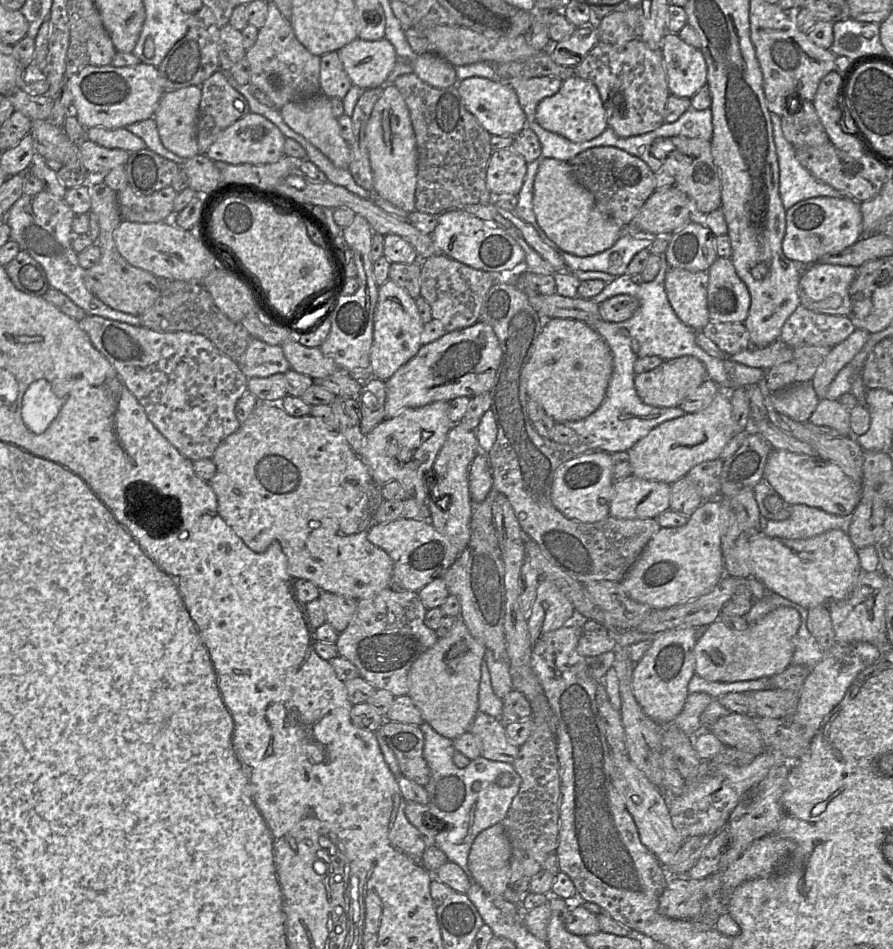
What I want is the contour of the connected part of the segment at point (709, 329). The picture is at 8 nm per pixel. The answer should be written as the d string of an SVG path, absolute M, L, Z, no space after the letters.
M710 321L701 331L727 356L751 347L750 336L744 323Z

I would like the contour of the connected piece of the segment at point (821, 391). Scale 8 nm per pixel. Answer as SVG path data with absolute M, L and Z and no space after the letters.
M856 328L847 339L831 349L810 381L819 399L825 398L834 378L861 351L869 334L864 329Z

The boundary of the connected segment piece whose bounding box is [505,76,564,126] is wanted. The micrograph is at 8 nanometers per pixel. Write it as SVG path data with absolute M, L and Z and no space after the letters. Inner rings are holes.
M542 76L528 79L513 78L505 82L516 92L528 126L535 121L536 109L540 101L556 94L563 81L558 77Z

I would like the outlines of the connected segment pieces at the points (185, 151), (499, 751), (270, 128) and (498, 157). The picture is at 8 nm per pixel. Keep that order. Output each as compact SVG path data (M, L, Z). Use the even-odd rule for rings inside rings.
M198 85L166 90L154 113L163 145L184 159L200 154L196 124L201 95Z
M478 710L469 732L480 740L482 757L510 764L517 758L519 747L509 741L501 720Z
M249 112L224 129L210 145L205 155L214 162L233 165L275 163L285 155L285 139L279 128L270 120L260 114Z
M512 147L493 151L488 163L486 173L486 186L491 193L491 201L500 200L500 195L517 195L524 183L527 173L527 162L512 149Z

